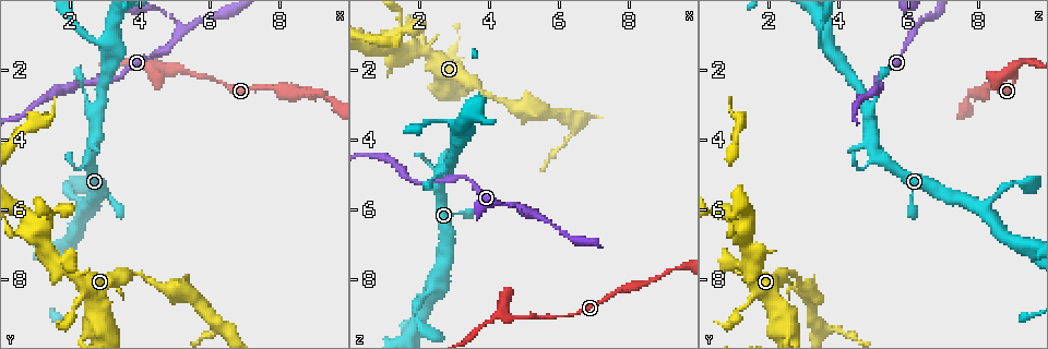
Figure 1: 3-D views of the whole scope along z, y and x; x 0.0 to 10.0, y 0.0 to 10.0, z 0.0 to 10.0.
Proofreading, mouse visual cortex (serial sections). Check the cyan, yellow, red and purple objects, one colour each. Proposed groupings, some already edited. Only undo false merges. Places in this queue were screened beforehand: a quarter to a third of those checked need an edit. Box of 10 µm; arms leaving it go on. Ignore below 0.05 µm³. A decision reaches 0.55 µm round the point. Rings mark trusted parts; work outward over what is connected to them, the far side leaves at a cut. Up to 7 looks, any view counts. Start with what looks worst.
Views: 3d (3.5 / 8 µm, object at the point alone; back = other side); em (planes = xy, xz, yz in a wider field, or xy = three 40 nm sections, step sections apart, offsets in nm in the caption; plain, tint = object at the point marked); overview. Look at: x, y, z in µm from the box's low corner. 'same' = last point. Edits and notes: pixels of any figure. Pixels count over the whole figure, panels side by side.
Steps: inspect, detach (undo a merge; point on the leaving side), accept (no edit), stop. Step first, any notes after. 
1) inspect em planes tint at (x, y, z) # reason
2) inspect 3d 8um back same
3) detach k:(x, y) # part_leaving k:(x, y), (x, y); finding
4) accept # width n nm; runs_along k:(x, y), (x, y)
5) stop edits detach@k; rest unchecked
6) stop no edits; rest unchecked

inspect 3d 3.5um at (5.20, 0.95, 6.05) # abrupt turn

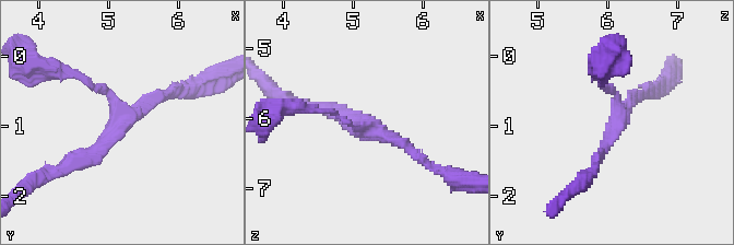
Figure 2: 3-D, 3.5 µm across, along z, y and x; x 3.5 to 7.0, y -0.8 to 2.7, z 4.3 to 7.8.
inspect em xy step 5 plain at (5.20, 1.00, 6.10) # arms 3; arm_widths 100, 150, 150 nm; need the tissue

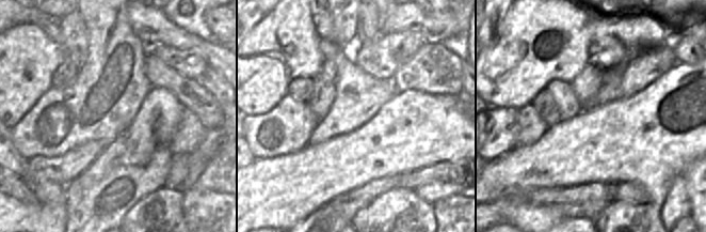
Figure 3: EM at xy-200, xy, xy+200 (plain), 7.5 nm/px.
inspect em xy step 5 tint same # with the object marked

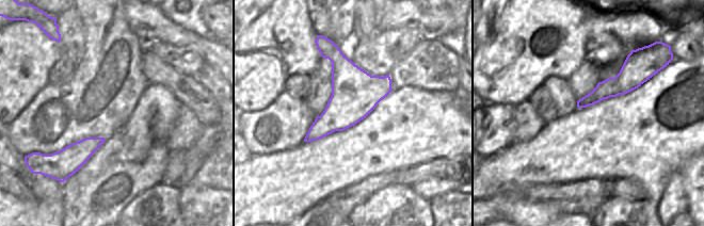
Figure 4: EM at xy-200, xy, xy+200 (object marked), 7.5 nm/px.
accept # runs_along 2:(66, 168), (139, 107), (176, 91); continuous, no second cell

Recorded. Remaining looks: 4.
inspect 3d 8um at (2.00, 7.85, 1.40)

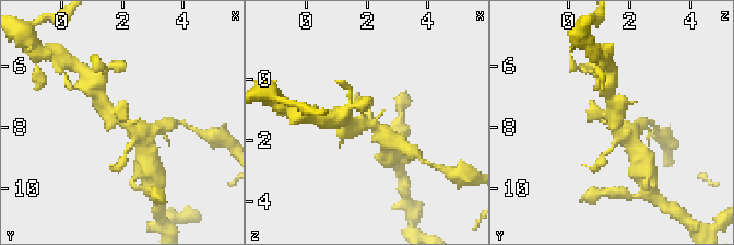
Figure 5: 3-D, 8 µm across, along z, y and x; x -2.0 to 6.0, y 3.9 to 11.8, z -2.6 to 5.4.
inspect em xy step 3 tint same

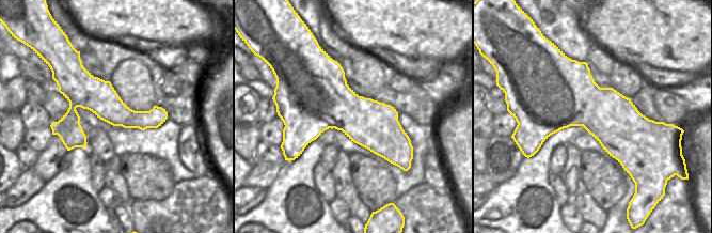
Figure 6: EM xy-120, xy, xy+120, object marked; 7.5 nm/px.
accept # width 420 nm; runs_along 6:(73, 62), (117, 113), (164, 115); one cell here

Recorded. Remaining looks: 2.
inspect 3d 3.5um at (1.85, 5.30, 8.95) # abrupt turn

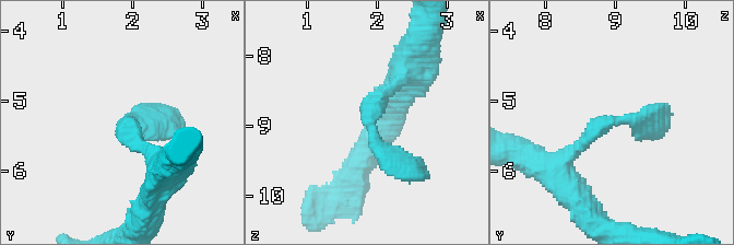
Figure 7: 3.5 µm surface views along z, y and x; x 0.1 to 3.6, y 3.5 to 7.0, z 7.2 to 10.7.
inspect em xy step 2 tint at (1.85, 5.30, 8.95)

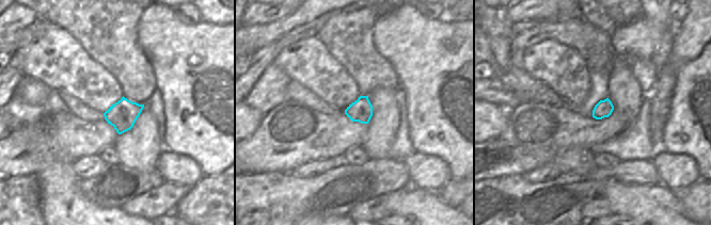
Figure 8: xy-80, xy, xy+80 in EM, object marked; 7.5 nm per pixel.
accept # width 170 nm; runs_along 7:(557, 170), (596, 126), (619, 119), (661, 126); continuous, no second cell

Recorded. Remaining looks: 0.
stop no edits; rest unchecked

